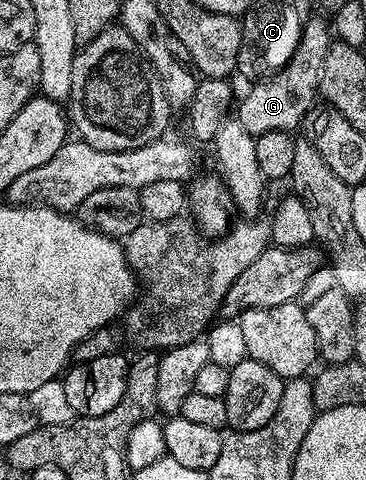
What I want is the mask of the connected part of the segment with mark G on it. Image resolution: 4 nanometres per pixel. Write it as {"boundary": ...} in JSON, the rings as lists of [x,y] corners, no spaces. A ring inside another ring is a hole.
{"boundary":[[[308,19],[303,26],[303,37],[297,42],[297,50],[283,68],[254,81],[243,101],[237,104],[237,118],[253,137],[269,134],[269,130],[291,132],[302,125],[320,95],[319,83],[325,70],[325,54],[333,43],[333,28],[323,20]],[[316,96],[316,100],[315,100]],[[240,103],[240,104],[239,104]],[[239,108],[239,112],[238,112]]]}

